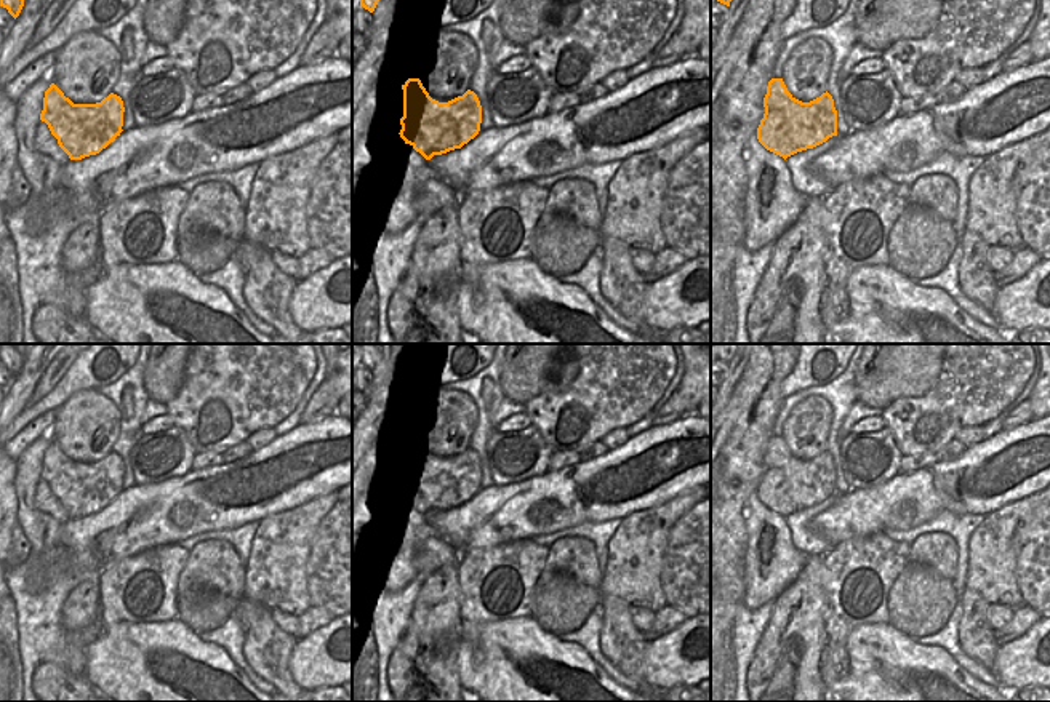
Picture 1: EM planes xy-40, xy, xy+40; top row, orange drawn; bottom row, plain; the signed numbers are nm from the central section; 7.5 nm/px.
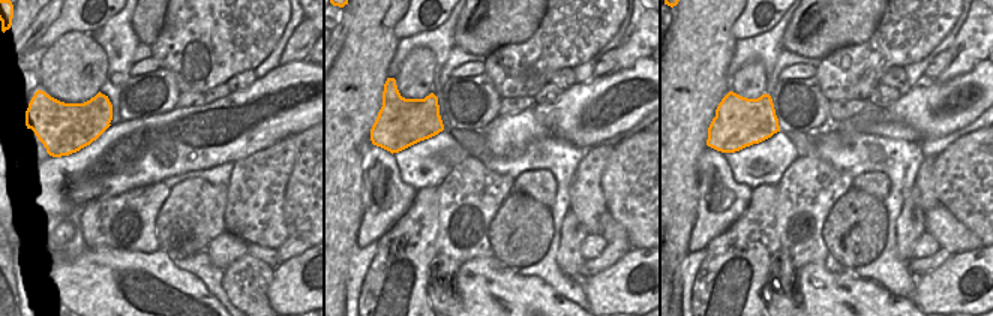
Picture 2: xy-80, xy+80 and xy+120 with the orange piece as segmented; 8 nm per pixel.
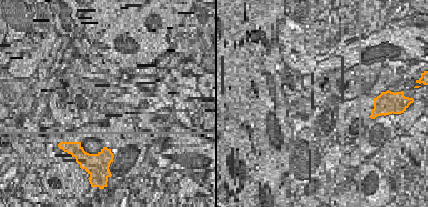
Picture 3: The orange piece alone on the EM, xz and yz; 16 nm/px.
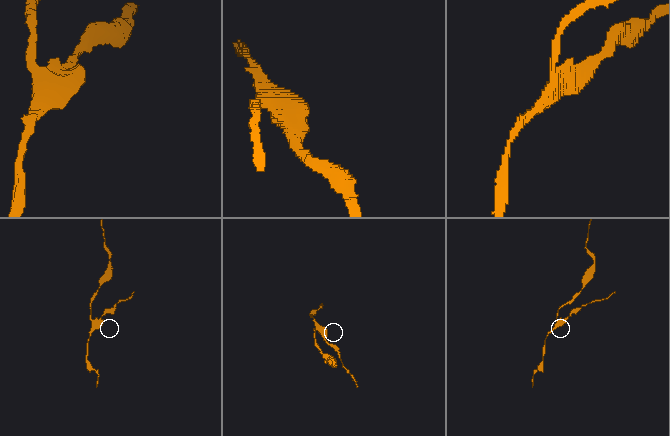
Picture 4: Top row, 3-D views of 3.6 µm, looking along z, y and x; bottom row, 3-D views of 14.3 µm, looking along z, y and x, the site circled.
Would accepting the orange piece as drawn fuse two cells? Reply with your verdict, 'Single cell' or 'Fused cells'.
Fused cells

